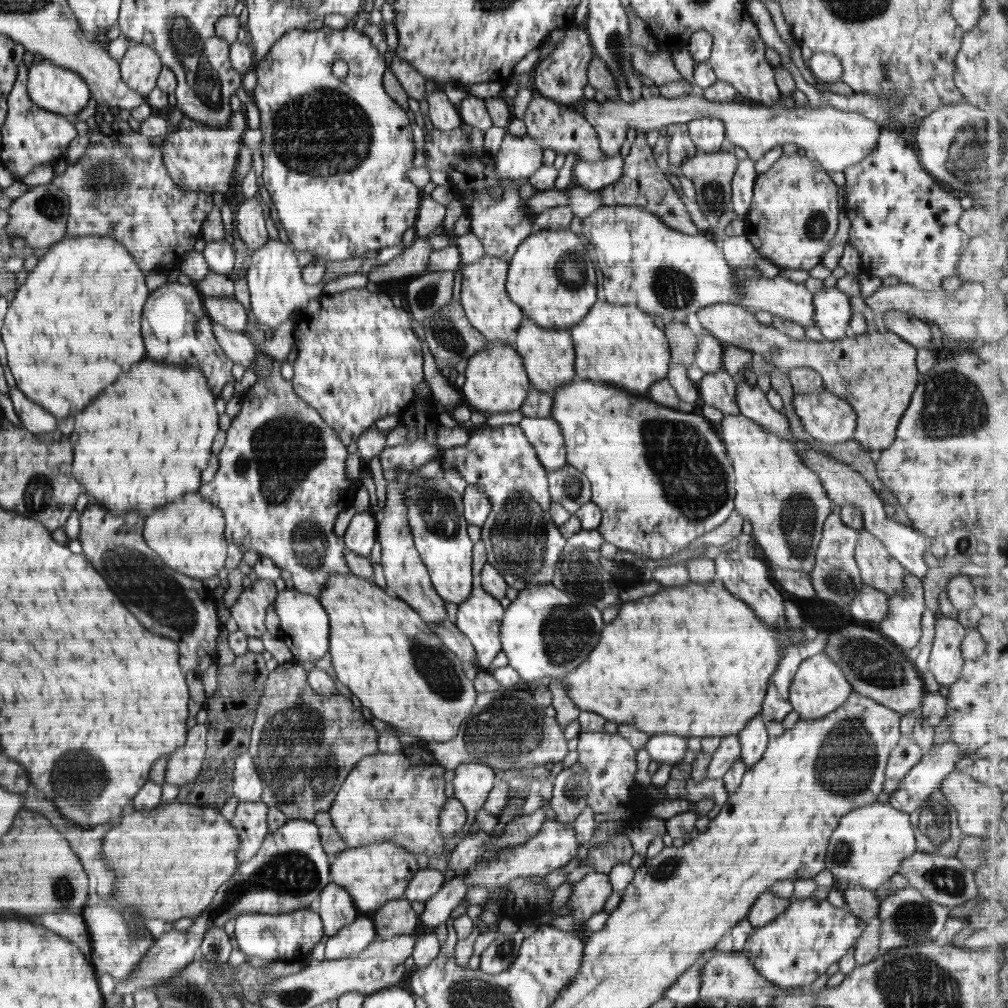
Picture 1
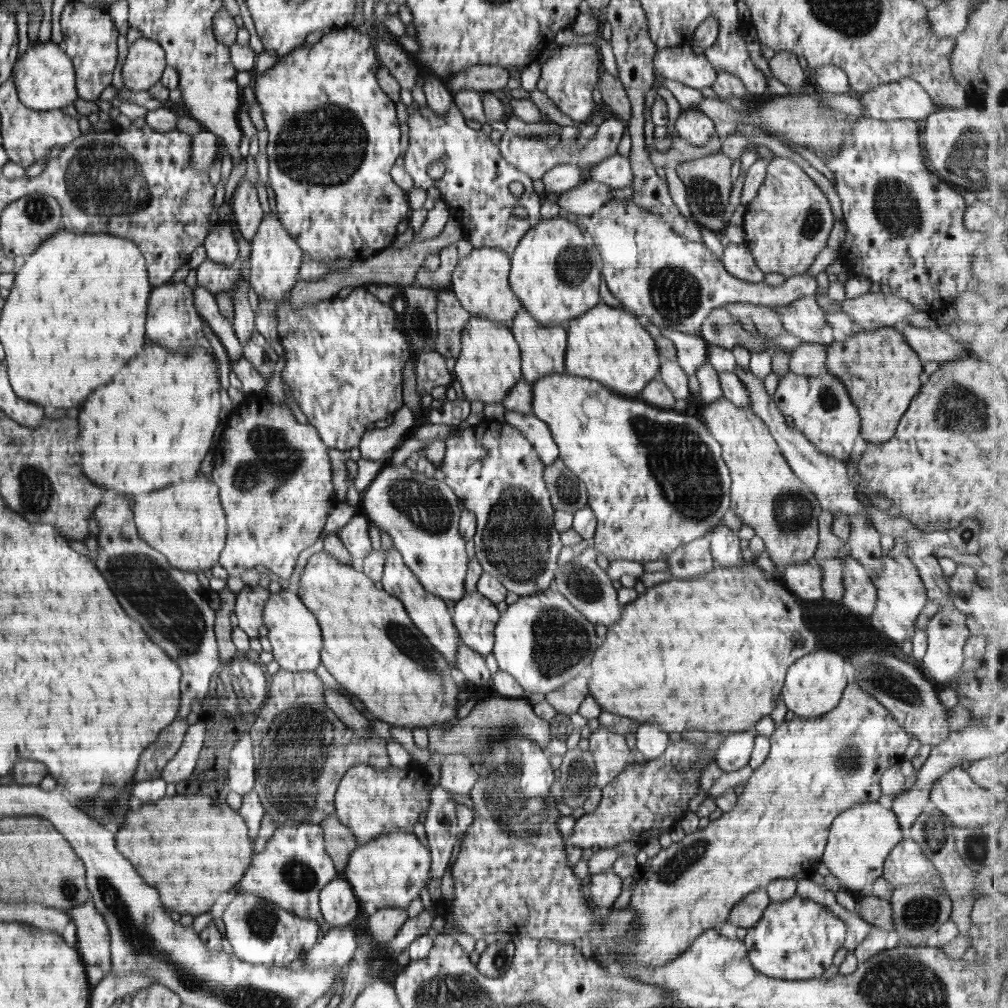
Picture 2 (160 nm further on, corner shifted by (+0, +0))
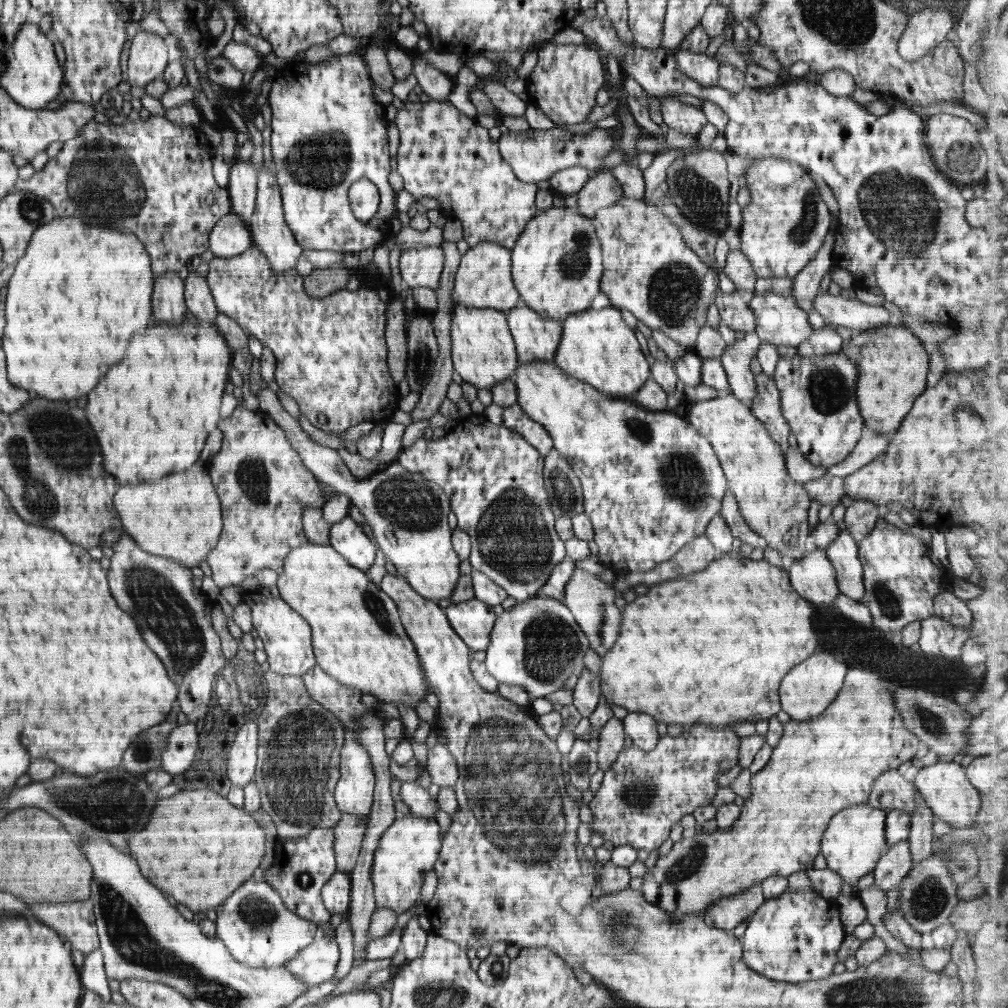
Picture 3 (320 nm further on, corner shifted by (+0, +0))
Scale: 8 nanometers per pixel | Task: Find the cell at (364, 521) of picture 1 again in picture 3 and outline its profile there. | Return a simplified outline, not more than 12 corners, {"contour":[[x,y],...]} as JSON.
{"contour":[[352,518],[332,524],[330,542],[348,564],[366,572],[374,542]]}

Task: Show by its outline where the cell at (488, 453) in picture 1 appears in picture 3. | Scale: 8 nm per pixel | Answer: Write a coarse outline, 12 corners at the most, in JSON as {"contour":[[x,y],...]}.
{"contour":[[481,410],[398,454],[517,601],[567,557],[543,458]]}

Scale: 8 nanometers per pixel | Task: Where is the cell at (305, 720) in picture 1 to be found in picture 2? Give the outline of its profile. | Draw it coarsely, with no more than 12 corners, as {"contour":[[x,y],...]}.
{"contour":[[315,671],[269,676],[256,792],[279,826],[335,812],[345,773],[391,767]]}

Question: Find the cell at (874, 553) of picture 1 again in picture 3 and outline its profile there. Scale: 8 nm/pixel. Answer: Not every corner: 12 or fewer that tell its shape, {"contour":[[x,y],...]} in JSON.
{"contour":[[872,501],[846,507],[841,525],[858,544],[882,511]]}

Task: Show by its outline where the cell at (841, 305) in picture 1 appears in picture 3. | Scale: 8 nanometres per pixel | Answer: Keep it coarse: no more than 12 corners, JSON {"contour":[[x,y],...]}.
{"contour":[[754,294],[754,331],[774,346],[814,334],[793,297]]}

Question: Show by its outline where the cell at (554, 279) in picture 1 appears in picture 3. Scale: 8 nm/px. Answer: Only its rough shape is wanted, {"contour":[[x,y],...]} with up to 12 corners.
{"contour":[[537,211],[511,249],[523,302],[563,322],[604,266],[592,219]]}

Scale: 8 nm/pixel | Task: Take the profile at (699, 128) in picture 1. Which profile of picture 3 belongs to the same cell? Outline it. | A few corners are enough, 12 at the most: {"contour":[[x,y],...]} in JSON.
{"contour":[[678,99],[661,100],[663,122],[699,134],[708,121],[702,109]]}

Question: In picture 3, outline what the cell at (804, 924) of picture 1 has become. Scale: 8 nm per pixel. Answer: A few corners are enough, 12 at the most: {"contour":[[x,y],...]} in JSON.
{"contour":[[788,889],[749,916],[743,959],[770,980],[832,974],[836,901]]}

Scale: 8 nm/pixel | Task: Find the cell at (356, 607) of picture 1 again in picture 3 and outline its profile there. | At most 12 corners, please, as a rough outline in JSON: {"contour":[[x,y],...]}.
{"contour":[[332,545],[275,585],[317,665],[384,703],[435,702],[396,603]]}

